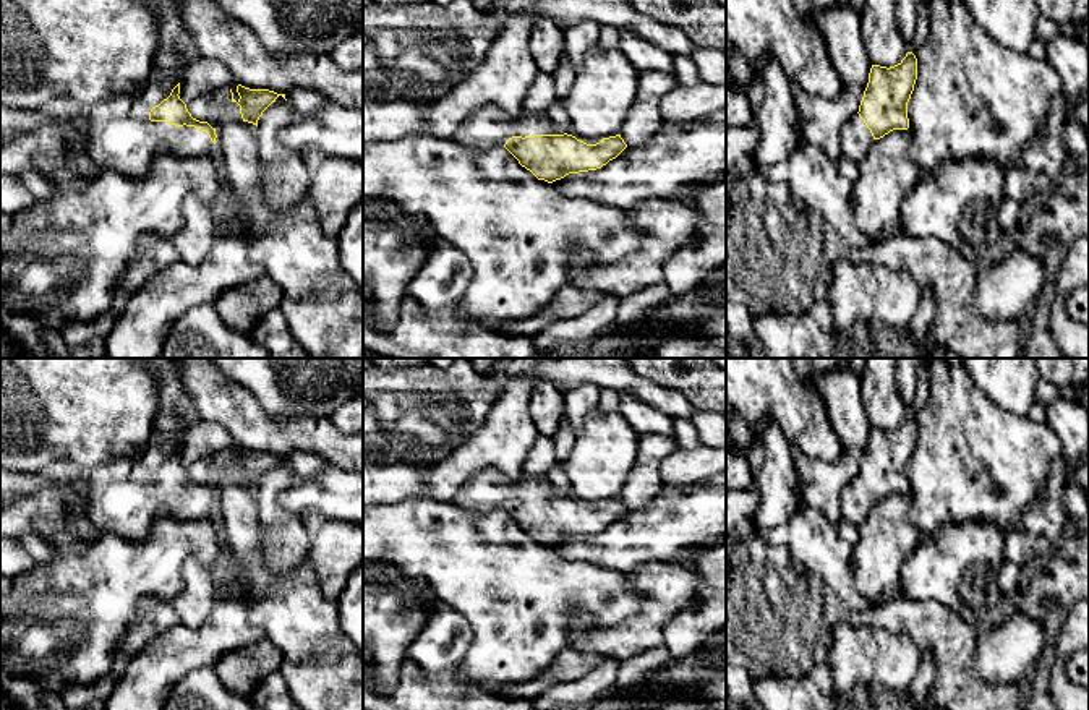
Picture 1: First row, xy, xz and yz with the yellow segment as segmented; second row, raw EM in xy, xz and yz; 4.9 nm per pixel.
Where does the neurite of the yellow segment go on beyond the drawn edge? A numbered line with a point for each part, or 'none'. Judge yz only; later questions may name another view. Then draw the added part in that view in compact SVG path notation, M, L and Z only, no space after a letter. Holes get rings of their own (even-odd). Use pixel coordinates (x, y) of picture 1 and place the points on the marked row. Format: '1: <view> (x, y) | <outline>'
1: yz (854, 138) | M859 113L852 115L839 131L841 154L859 162L873 144L873 136Z

